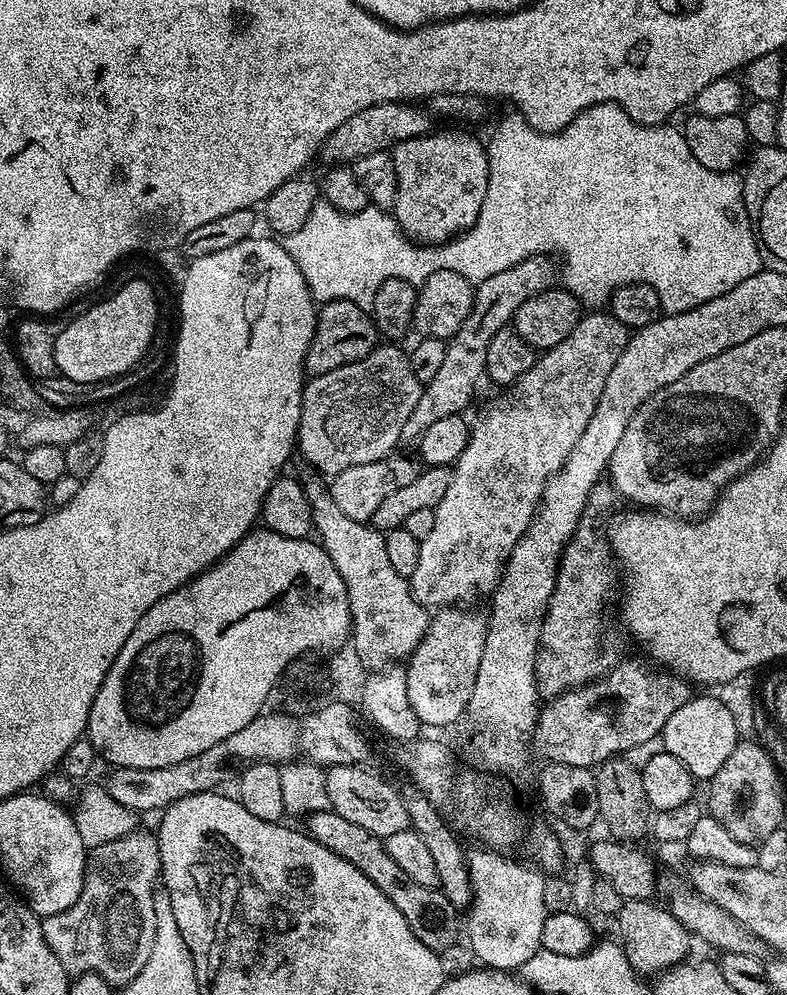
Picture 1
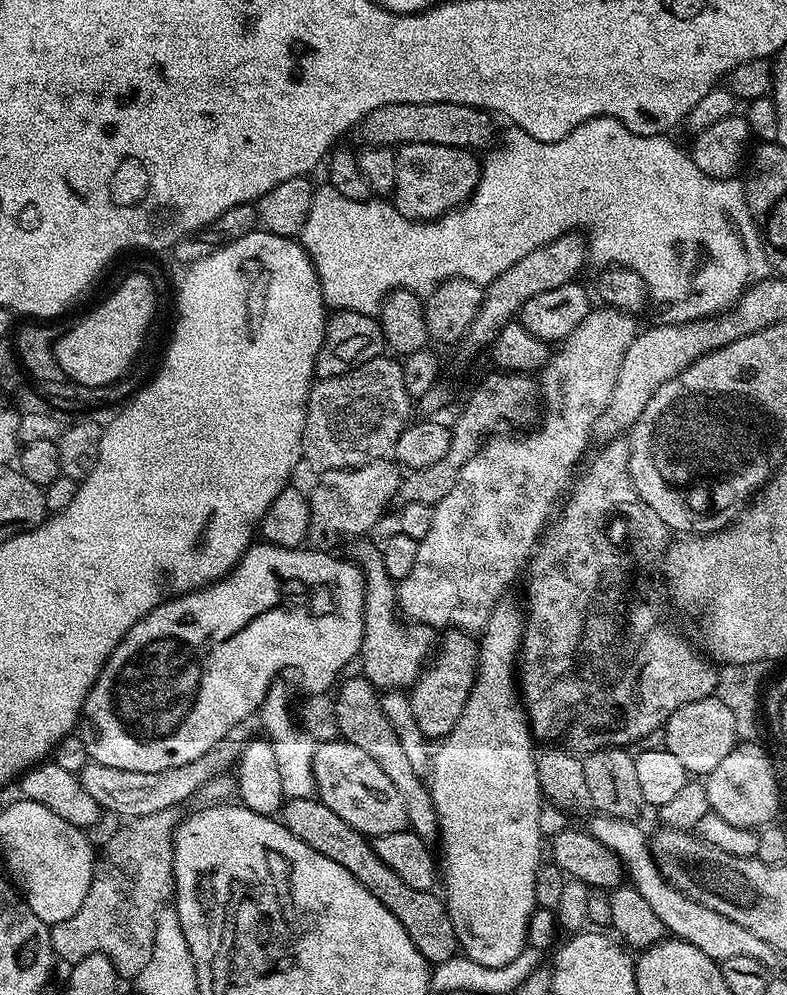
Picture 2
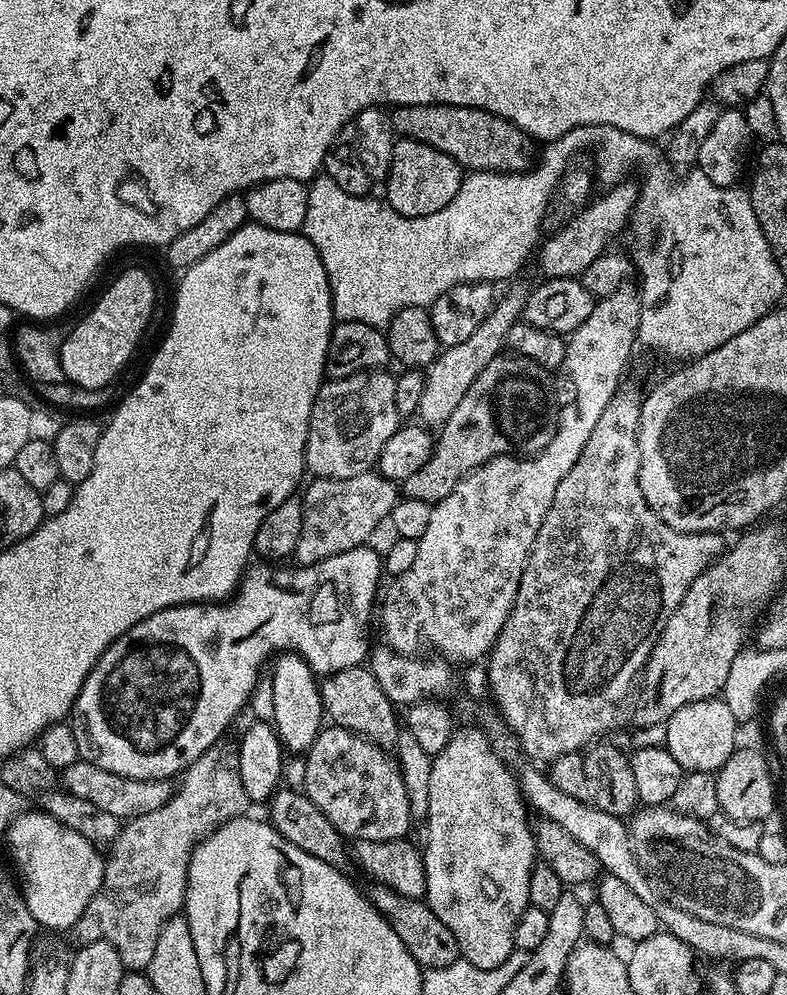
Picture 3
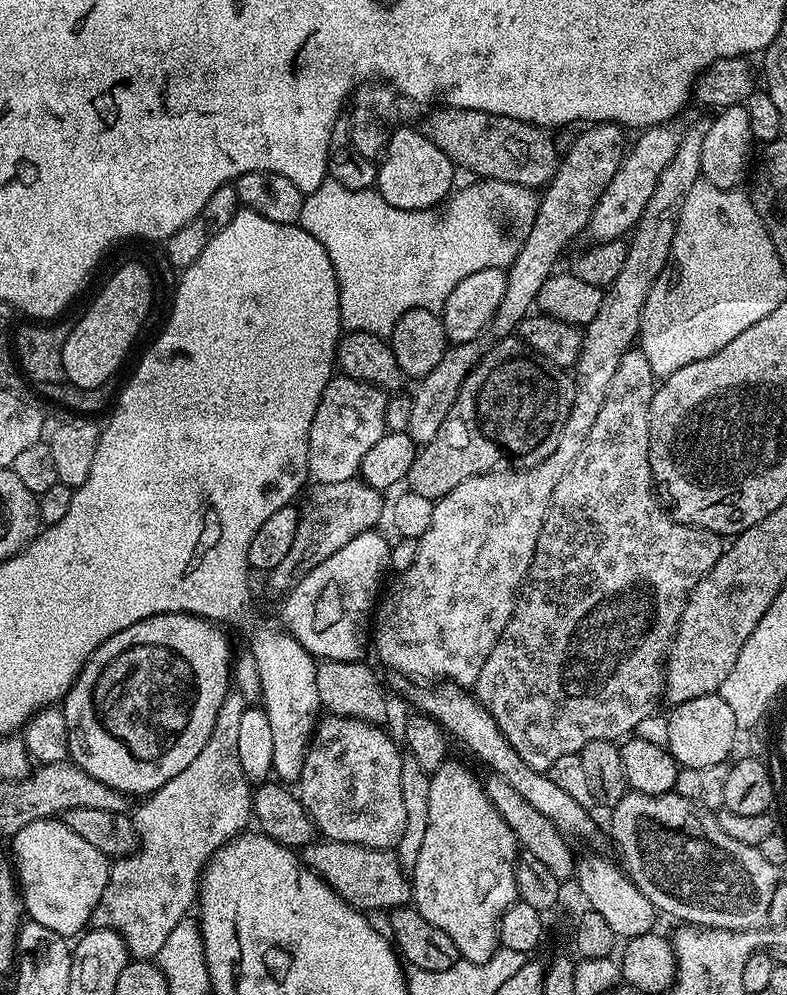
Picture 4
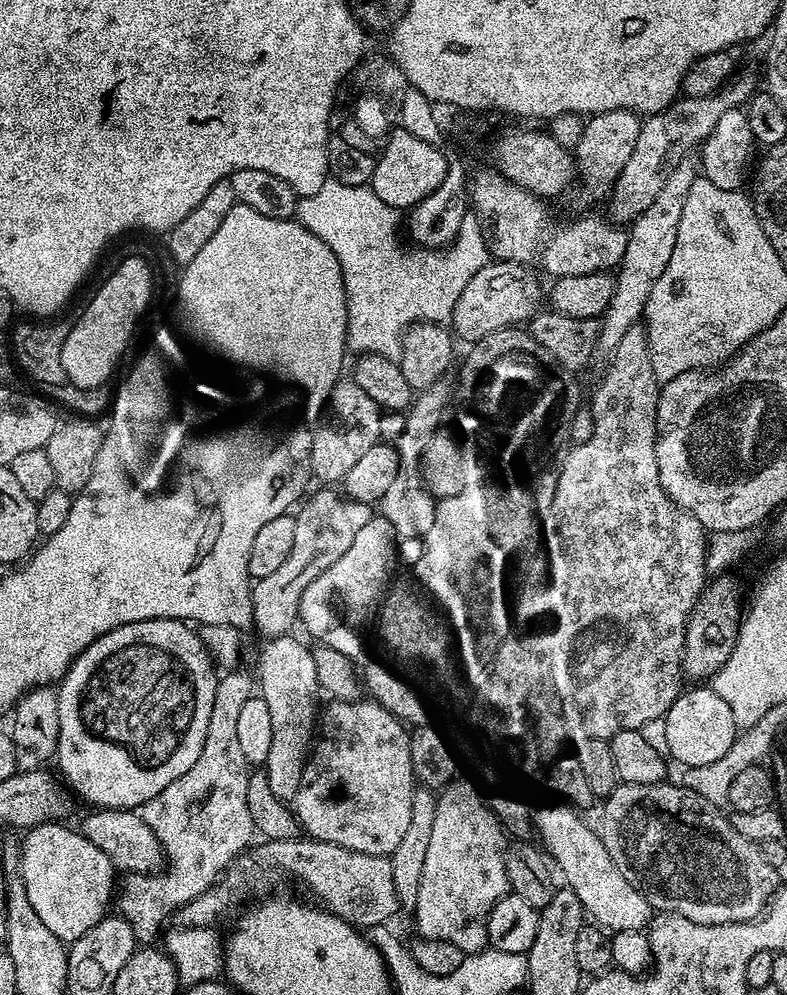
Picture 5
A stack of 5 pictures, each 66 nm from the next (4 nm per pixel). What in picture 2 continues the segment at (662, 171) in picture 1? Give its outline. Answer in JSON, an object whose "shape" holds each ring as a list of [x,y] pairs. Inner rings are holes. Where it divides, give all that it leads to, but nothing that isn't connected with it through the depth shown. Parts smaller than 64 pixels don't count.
{"shape":[[[596,116],[593,120],[579,124],[569,136],[558,142],[538,142],[534,138],[530,138],[530,134],[526,134],[526,130],[508,126],[504,137],[500,140],[500,145],[498,145],[498,140],[495,147],[487,153],[489,156],[483,157],[480,165],[480,181],[472,199],[453,212],[439,216],[436,220],[408,220],[396,209],[395,203],[389,202],[387,199],[351,200],[350,198],[342,198],[342,194],[338,194],[338,190],[334,190],[330,186],[317,187],[312,194],[310,215],[306,218],[306,226],[302,226],[298,239],[303,248],[307,250],[308,257],[312,259],[312,265],[318,274],[322,298],[329,309],[376,316],[380,310],[380,303],[394,290],[405,288],[408,292],[427,294],[434,291],[443,280],[453,280],[454,278],[462,278],[481,286],[487,286],[494,278],[498,278],[498,274],[502,274],[502,270],[510,270],[510,266],[514,266],[514,262],[518,262],[518,258],[530,254],[530,250],[538,250],[538,246],[546,246],[564,232],[579,230],[586,237],[586,252],[591,263],[593,260],[594,263],[600,264],[599,266],[604,266],[611,262],[613,265],[629,268],[642,274],[642,282],[646,282],[648,287],[651,307],[653,309],[656,307],[664,315],[661,317],[669,324],[689,324],[691,320],[701,320],[704,316],[715,316],[723,312],[724,309],[732,307],[743,296],[744,289],[748,287],[753,277],[757,275],[757,273],[755,274],[756,264],[752,261],[752,252],[744,245],[743,238],[739,236],[740,228],[749,227],[751,229],[754,221],[748,214],[748,206],[744,202],[744,186],[739,179],[715,180],[702,174],[702,170],[698,170],[691,155],[685,149],[683,152],[674,141],[668,139],[672,138],[667,135],[639,136],[631,132],[622,122],[609,116]]]}

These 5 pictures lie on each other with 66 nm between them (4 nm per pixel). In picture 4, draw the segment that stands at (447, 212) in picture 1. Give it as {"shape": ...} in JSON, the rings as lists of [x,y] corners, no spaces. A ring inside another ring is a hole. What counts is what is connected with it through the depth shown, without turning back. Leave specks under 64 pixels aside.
{"shape":[[[419,127],[400,128],[391,133],[384,154],[376,169],[375,191],[390,202],[390,206],[398,206],[398,210],[423,212],[443,205],[453,191],[452,179],[458,175],[450,158],[424,136]]]}

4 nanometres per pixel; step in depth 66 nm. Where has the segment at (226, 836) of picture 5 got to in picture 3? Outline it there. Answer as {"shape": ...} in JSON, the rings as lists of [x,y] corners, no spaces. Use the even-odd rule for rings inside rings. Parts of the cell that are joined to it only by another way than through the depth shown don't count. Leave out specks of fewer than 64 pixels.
{"shape":[[[221,742],[208,748],[197,760],[193,762],[189,768],[185,768],[179,777],[178,783],[175,785],[172,797],[168,799],[164,806],[158,806],[158,810],[150,810],[150,814],[142,814],[138,818],[127,821],[121,827],[120,833],[117,834],[114,843],[107,849],[107,859],[104,861],[104,881],[98,890],[98,894],[94,894],[94,898],[90,898],[90,902],[86,906],[86,910],[82,910],[82,918],[78,918],[74,929],[76,935],[75,943],[77,945],[89,944],[90,942],[98,942],[105,940],[110,942],[110,946],[114,946],[114,950],[118,950],[118,958],[122,958],[125,969],[128,970],[144,970],[147,969],[150,958],[154,958],[154,950],[158,946],[158,934],[162,930],[162,926],[172,916],[181,915],[184,906],[184,895],[188,889],[188,863],[192,857],[192,851],[196,849],[196,845],[200,843],[204,837],[209,836],[218,826],[222,826],[228,820],[234,820],[237,816],[245,811],[244,807],[250,804],[246,790],[242,790],[242,774],[238,774],[238,754],[239,747],[235,743],[227,744]]]}

